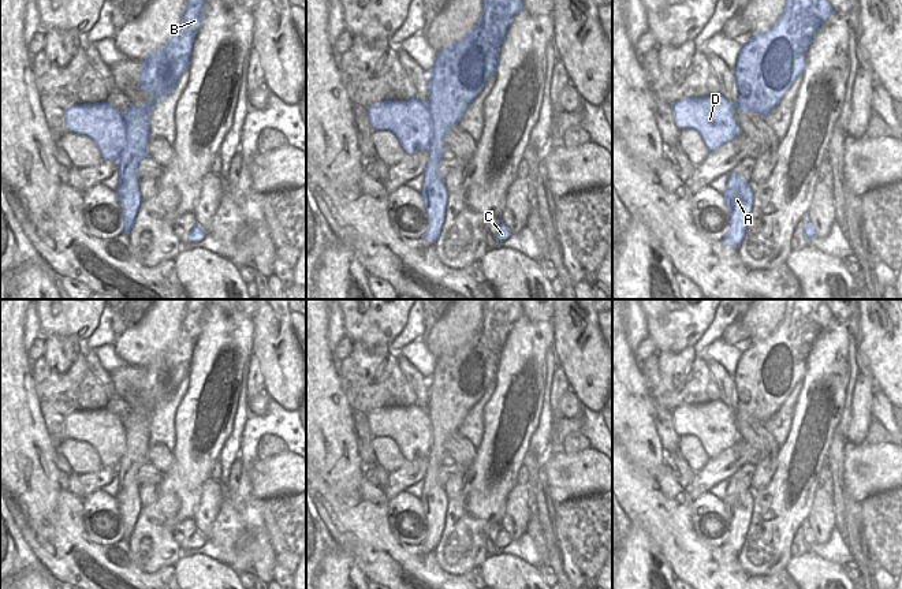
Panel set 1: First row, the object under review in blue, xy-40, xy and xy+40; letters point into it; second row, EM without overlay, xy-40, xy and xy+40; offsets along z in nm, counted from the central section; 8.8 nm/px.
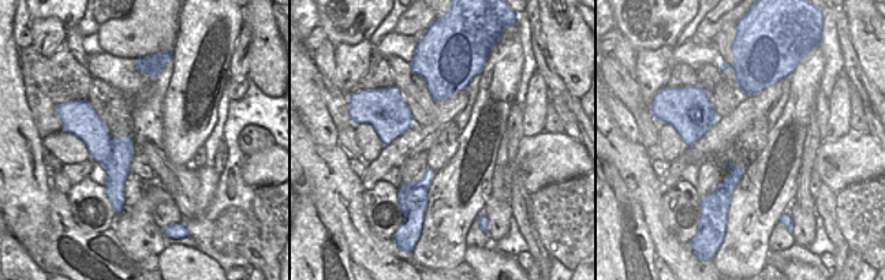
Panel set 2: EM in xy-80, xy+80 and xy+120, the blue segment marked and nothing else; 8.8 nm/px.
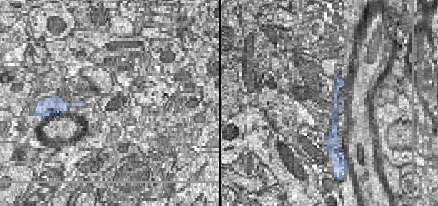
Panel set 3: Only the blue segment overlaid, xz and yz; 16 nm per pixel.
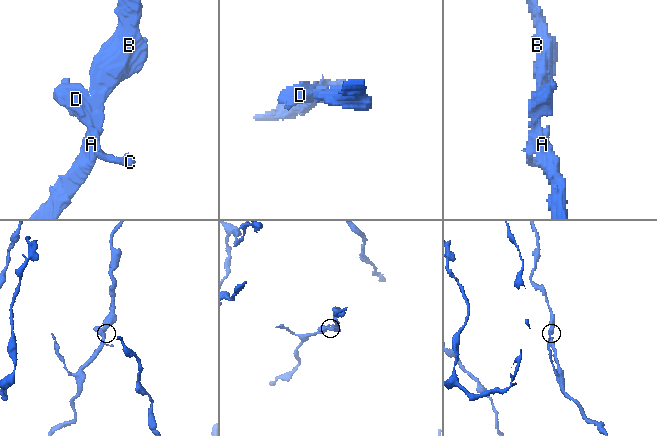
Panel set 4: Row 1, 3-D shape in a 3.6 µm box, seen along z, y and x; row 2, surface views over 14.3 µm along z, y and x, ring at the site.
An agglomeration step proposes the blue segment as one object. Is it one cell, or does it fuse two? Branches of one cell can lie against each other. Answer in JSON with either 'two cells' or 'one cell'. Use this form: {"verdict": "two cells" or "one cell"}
{"verdict": "one cell"}

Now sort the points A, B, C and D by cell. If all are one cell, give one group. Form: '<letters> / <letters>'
A B C D

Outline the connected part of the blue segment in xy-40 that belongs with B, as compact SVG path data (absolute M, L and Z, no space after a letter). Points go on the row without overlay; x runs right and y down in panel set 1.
M187 299L187 313L182 329L174 343L145 366L138 383L138 398L149 398L152 406L145 413L134 409L122 421L107 409L81 410L64 417L64 429L68 437L89 443L100 455L104 467L118 469L116 502L123 521L123 540L130 540L141 512L138 470L149 463L146 452L150 446L150 420L159 405L165 405L176 392L179 384L190 373L193 351L204 325L205 310L209 299Z

